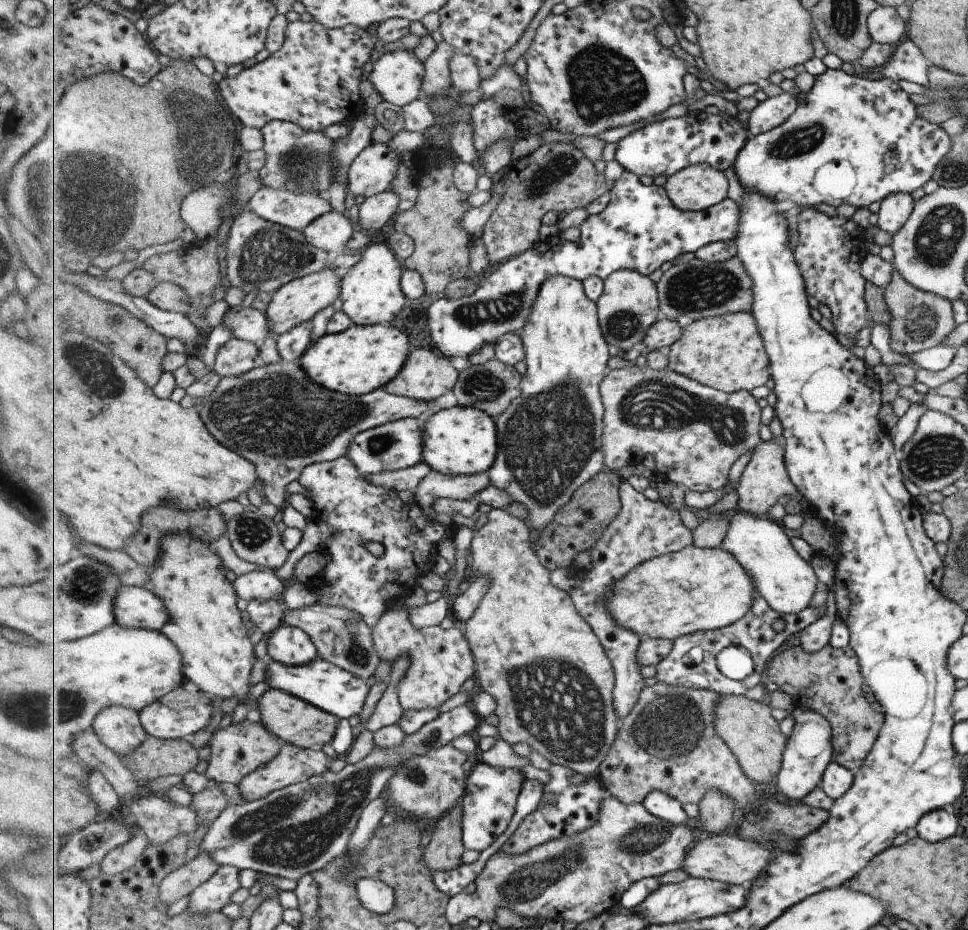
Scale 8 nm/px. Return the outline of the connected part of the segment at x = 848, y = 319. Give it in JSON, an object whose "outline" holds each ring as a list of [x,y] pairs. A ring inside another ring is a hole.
{"outline":[[[804,206],[798,214],[799,246],[795,258],[801,268],[807,292],[821,304],[829,308],[831,332],[835,340],[851,350],[855,347],[855,332],[867,320],[866,304],[863,304],[863,280],[861,260],[867,253],[861,228],[853,224],[853,220],[845,220],[839,216],[827,216],[817,212],[812,206]]]}

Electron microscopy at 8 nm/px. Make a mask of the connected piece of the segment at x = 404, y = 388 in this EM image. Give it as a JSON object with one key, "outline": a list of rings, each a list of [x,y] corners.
{"outline":[[[412,347],[407,365],[385,386],[393,395],[429,402],[453,391],[459,372],[449,357],[437,356],[433,350]]]}

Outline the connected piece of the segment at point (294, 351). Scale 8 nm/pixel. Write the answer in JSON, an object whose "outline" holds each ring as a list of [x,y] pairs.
{"outline":[[[309,320],[276,337],[277,348],[284,362],[298,362],[313,342],[313,320]]]}

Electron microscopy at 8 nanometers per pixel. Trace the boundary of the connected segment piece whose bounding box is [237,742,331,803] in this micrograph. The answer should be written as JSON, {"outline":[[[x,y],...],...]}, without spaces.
{"outline":[[[284,742],[284,744],[283,752],[277,758],[273,758],[271,762],[254,770],[239,783],[237,788],[243,803],[267,798],[269,794],[273,794],[276,790],[295,783],[302,783],[304,780],[311,778],[311,776],[325,774],[327,770],[330,770],[331,758],[323,750],[319,748],[306,749],[288,742]]]}

